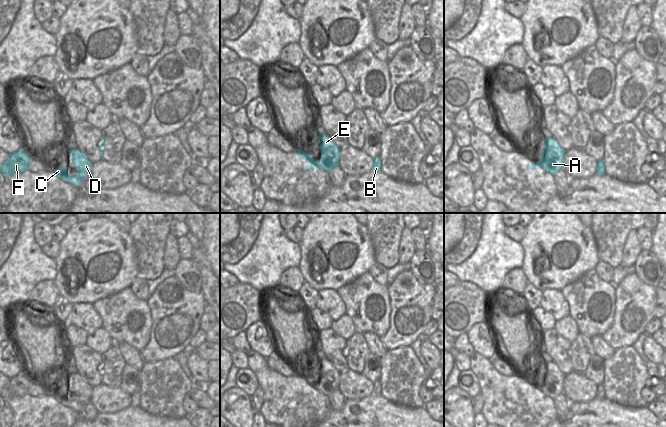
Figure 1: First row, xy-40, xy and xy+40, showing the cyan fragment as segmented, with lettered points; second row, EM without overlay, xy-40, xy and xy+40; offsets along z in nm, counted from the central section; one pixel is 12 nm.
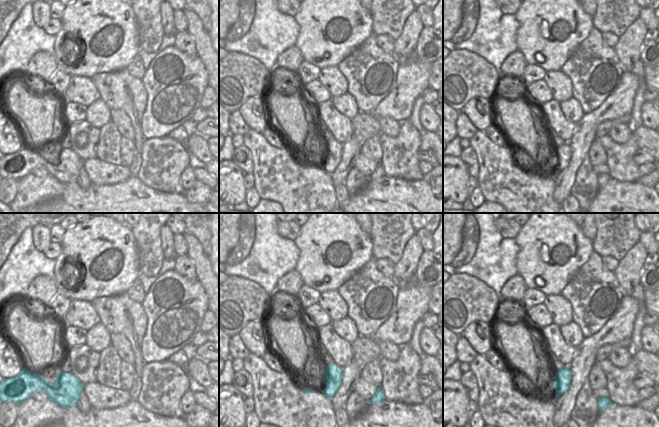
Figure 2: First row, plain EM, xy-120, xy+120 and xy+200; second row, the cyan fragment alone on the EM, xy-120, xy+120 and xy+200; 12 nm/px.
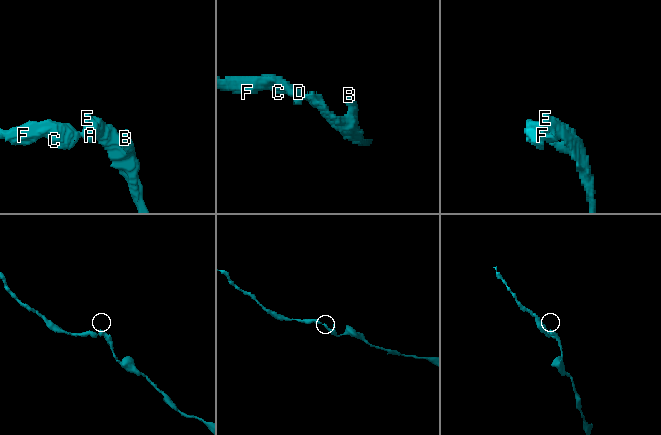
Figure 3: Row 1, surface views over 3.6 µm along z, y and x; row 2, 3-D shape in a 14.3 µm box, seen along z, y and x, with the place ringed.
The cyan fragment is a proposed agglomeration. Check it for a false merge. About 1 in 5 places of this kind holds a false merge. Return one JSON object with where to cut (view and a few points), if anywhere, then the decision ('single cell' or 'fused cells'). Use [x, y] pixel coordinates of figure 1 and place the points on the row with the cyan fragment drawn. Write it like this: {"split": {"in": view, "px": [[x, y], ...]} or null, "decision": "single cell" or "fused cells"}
{"split": null, "decision": "single cell"}

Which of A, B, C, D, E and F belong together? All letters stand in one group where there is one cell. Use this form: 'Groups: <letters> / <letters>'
Groups: A B C D E F

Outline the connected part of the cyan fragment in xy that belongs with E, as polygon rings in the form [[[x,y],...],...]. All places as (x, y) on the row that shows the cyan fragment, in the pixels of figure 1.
[[[327,134],[316,137],[320,142],[321,149],[321,159],[319,161],[300,149],[297,149],[297,154],[309,163],[304,166],[304,169],[317,169],[320,167],[329,173],[334,167],[339,166],[340,148],[333,143]]]

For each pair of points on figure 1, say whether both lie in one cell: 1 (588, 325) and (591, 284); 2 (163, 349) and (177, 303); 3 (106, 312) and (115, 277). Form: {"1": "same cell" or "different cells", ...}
{"1": "same cell", "2": "same cell", "3": "different cells"}

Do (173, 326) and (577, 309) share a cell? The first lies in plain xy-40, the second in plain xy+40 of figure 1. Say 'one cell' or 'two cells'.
two cells

